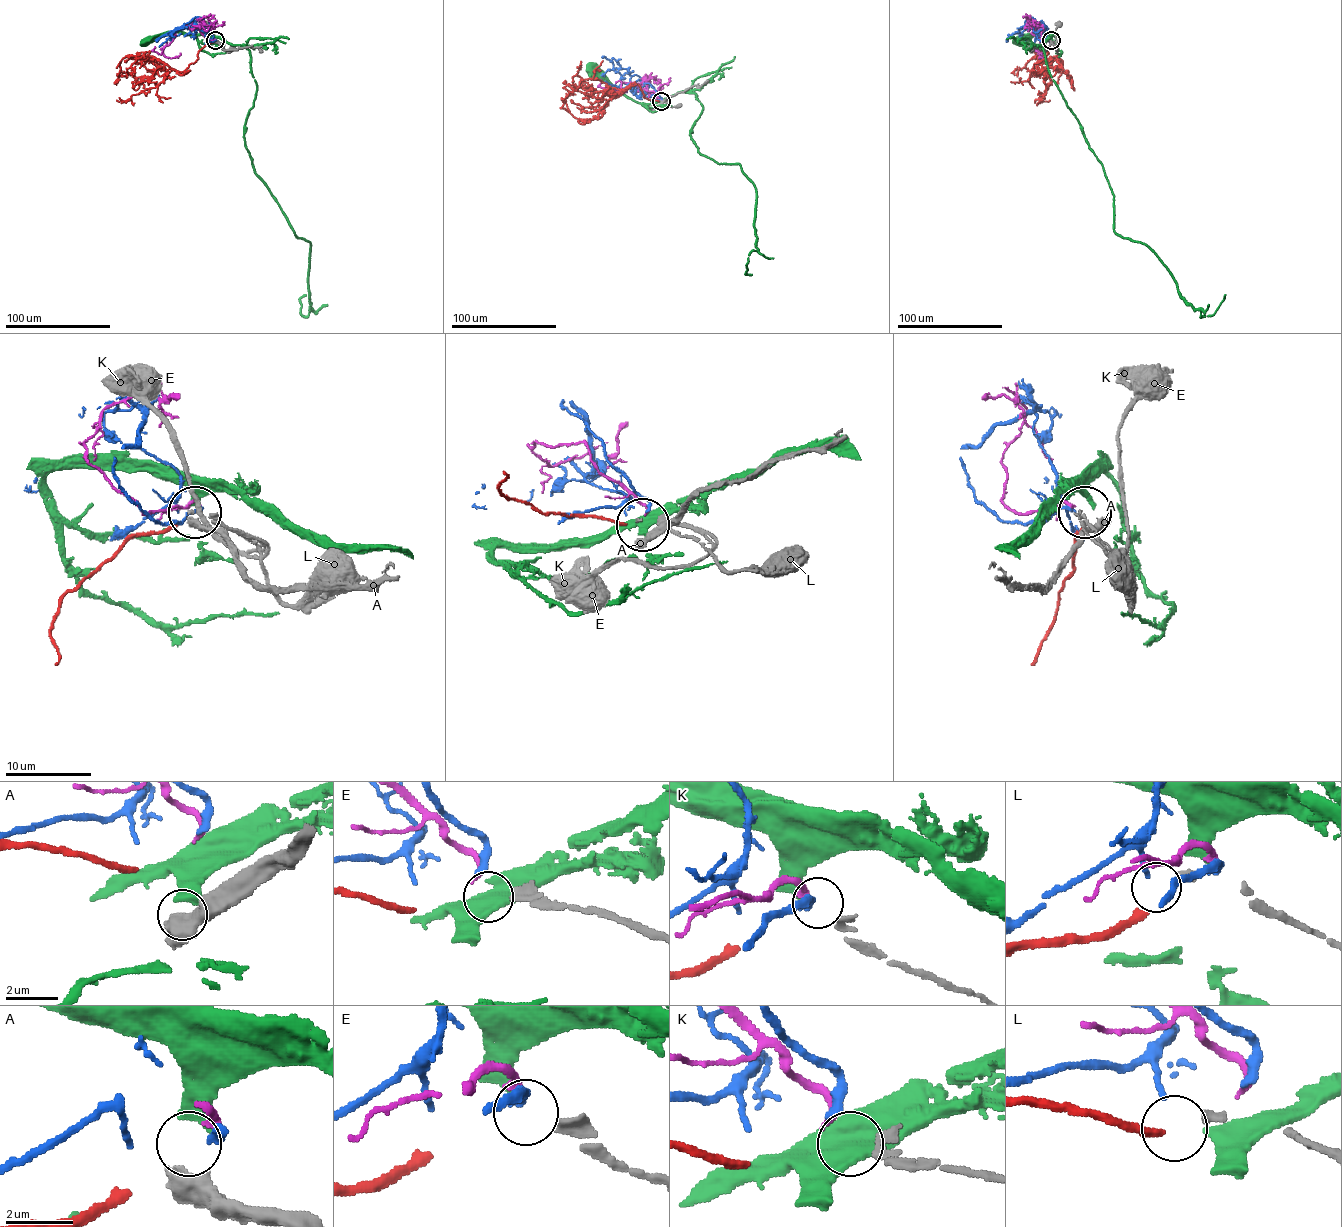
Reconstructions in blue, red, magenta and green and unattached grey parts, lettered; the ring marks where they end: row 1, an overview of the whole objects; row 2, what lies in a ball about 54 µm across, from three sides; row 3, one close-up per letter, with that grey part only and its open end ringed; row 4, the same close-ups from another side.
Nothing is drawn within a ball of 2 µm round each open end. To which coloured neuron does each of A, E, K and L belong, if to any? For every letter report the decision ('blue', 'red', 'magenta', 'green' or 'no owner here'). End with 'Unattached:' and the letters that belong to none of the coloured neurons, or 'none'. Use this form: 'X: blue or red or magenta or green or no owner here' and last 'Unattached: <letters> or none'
A: green
E: blue
K: magenta
L: red
Unattached: none

